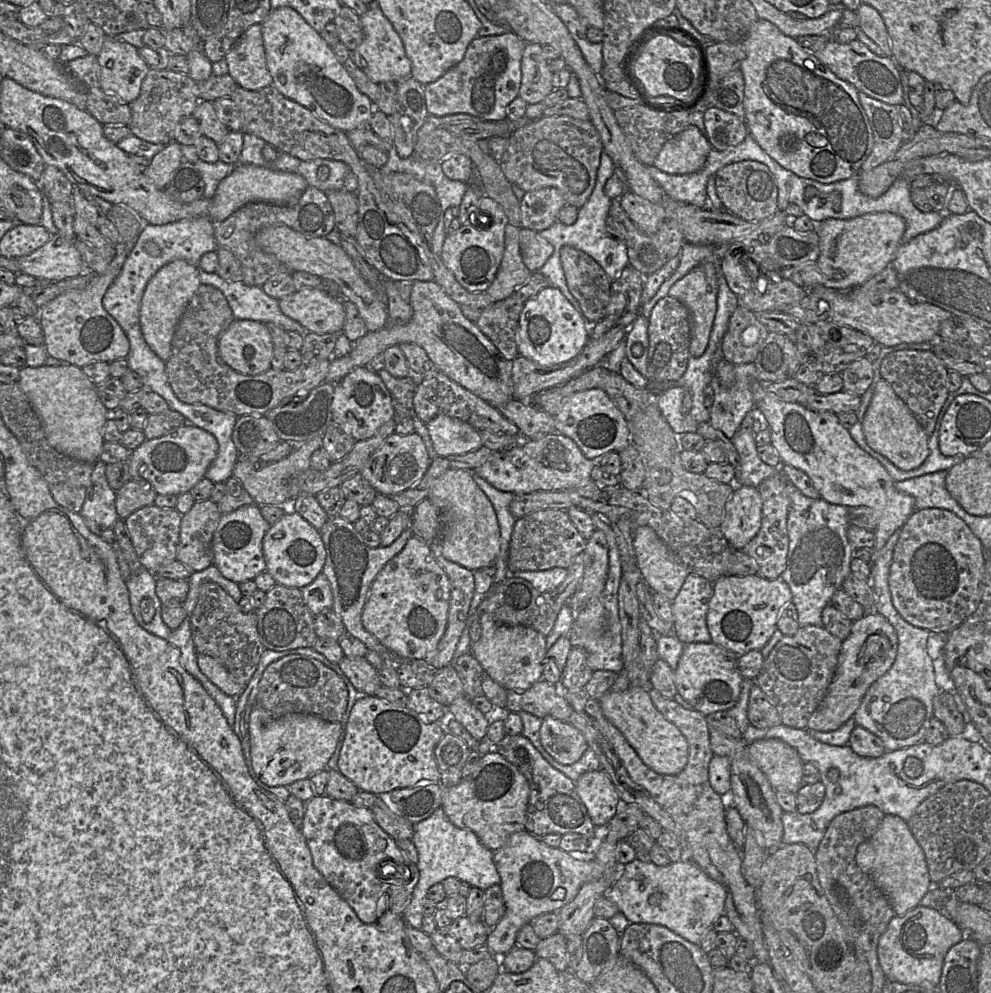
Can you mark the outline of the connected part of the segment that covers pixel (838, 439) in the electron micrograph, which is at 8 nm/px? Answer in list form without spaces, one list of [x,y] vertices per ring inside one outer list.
[[[759,379],[754,380],[750,390],[754,407],[760,411],[770,429],[770,443],[781,462],[805,472],[824,500],[847,507],[872,508],[878,515],[872,555],[880,551],[889,537],[901,529],[915,511],[915,499],[895,489],[895,481],[886,469],[855,443],[836,414],[815,412],[801,404],[785,402],[767,392],[766,384]]]

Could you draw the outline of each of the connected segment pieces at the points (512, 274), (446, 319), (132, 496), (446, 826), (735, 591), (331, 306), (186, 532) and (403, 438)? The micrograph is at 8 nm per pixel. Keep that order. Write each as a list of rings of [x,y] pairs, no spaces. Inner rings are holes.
[[[507,224],[505,229],[505,251],[495,279],[486,289],[493,302],[510,297],[515,290],[525,284],[532,272],[523,262],[519,233],[520,228]]]
[[[434,280],[413,282],[409,303],[413,309],[413,315],[408,323],[386,325],[378,331],[368,332],[352,344],[350,353],[331,360],[325,382],[336,385],[355,368],[369,365],[376,355],[383,353],[388,347],[398,346],[401,343],[414,343],[425,350],[430,360],[441,372],[490,405],[501,407],[513,399],[512,361],[503,358],[492,341],[482,333],[474,322],[463,315],[460,305],[451,299],[439,284]]]
[[[129,480],[115,494],[115,506],[119,519],[125,520],[139,508],[154,504],[156,495],[154,489],[146,484]]]
[[[441,806],[430,817],[414,824],[412,841],[418,851],[416,865],[419,870],[419,881],[412,892],[410,903],[402,914],[405,925],[421,929],[424,916],[423,900],[427,898],[428,889],[448,877],[455,877],[483,891],[501,882],[493,861],[494,852],[485,847],[473,831],[455,826]]]
[[[757,574],[724,575],[712,584],[713,595],[707,614],[711,642],[738,656],[751,650],[761,651],[777,629],[781,610],[792,600],[789,585],[781,577],[766,579]]]
[[[321,288],[296,291],[279,300],[280,310],[316,334],[342,333],[345,321],[343,302]]]
[[[210,499],[195,501],[192,508],[182,515],[176,559],[192,571],[202,571],[213,563],[212,539],[222,513]]]
[[[393,433],[371,454],[360,474],[379,493],[393,496],[419,483],[431,463],[423,439],[417,434]]]

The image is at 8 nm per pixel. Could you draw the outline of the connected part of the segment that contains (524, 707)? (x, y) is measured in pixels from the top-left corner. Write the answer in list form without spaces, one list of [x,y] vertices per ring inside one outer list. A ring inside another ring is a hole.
[[[541,679],[523,692],[507,690],[505,711],[526,711],[541,719],[552,716],[568,722],[574,709],[565,699],[559,685]]]

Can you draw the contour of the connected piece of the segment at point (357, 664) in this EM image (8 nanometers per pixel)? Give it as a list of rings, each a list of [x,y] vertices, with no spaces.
[[[344,656],[339,666],[361,695],[374,695],[381,686],[378,670],[366,657],[350,659]]]

